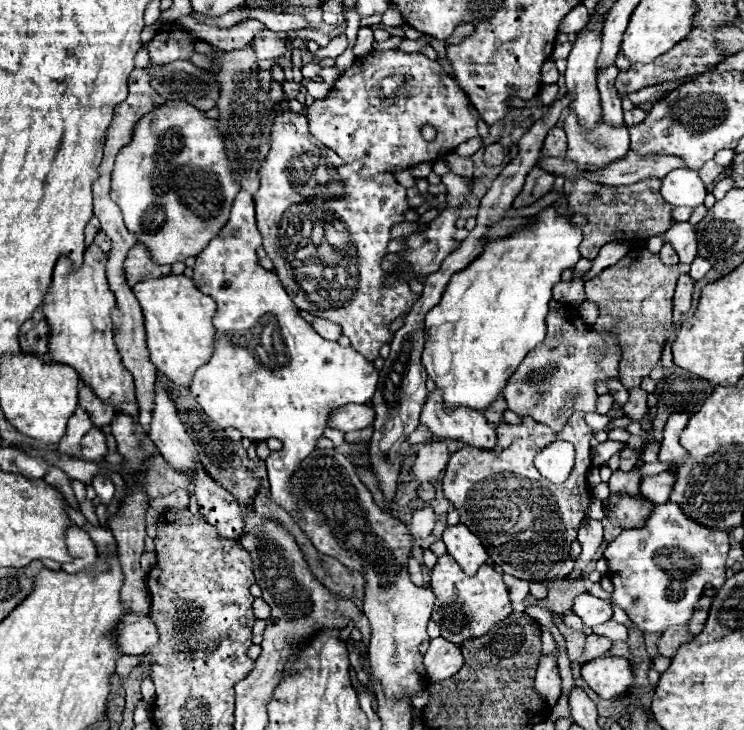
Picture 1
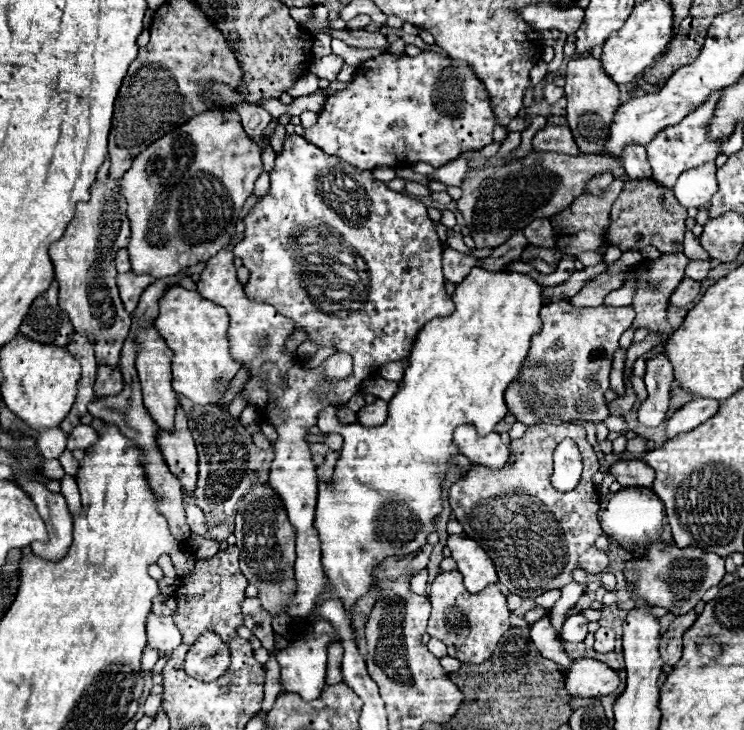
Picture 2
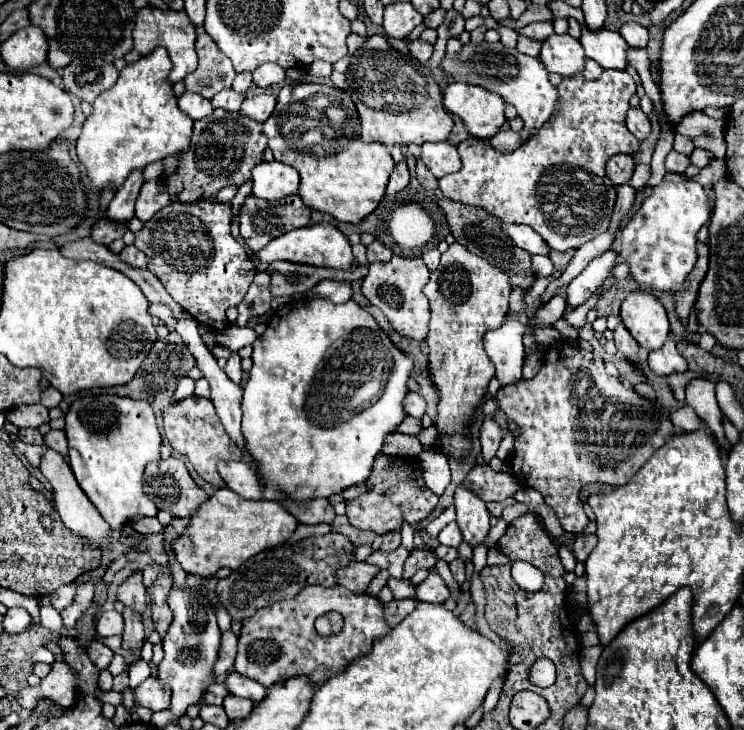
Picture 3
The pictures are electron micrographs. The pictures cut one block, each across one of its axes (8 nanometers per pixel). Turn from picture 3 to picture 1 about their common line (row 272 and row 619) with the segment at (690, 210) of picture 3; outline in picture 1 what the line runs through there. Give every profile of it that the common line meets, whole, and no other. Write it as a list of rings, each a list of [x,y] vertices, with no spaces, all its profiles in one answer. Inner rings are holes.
[[[666,502],[656,504],[650,518],[642,528],[622,530],[622,534],[606,546],[604,558],[608,560],[608,576],[614,582],[612,602],[622,606],[630,620],[644,632],[664,632],[670,626],[684,626],[694,612],[694,604],[700,600],[700,594],[706,584],[722,586],[726,582],[726,558],[728,558],[728,534],[714,532],[710,528],[698,526],[686,518],[680,506]]]

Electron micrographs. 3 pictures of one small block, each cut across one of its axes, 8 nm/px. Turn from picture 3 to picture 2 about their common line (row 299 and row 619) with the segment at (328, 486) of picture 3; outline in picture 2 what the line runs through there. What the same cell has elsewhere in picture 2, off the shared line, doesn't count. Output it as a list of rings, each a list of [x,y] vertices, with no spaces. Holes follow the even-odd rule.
[[[316,618],[312,620],[302,620],[302,630],[296,636],[296,642],[286,646],[276,654],[276,660],[280,662],[282,668],[282,682],[288,692],[300,694],[304,700],[316,700],[324,688],[324,678],[326,678],[326,646],[334,640],[340,638],[336,630],[332,630],[332,624]]]

